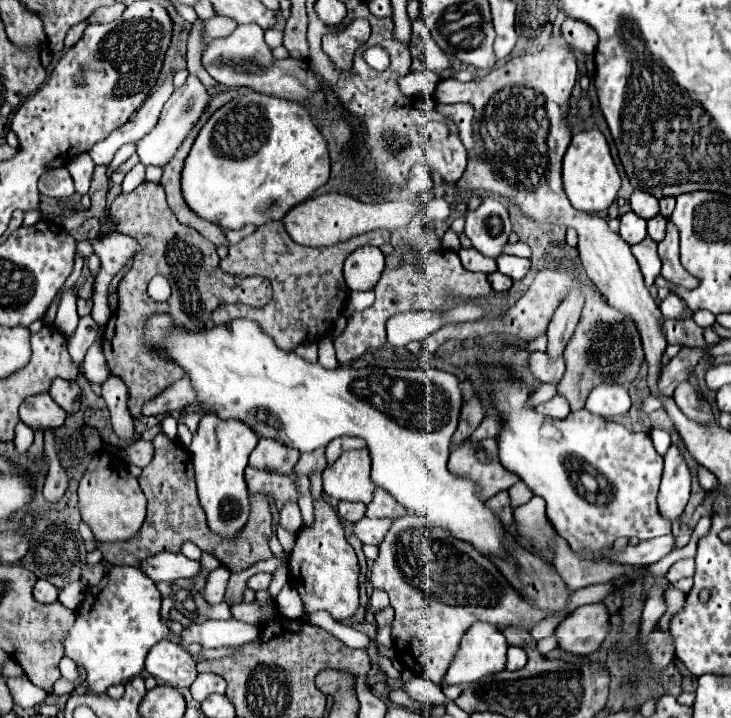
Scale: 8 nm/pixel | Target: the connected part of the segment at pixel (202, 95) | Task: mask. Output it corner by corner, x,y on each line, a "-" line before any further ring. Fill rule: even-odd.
189,74
187,82
181,88
177,88
171,94
171,98
165,102
157,126
143,140
137,142
137,156
141,164
165,166
167,160
171,160
171,156
175,154
175,148
179,148
179,142
185,140
187,130
191,130
191,124
195,124
195,120
199,120
199,116
203,114
203,108
207,108
207,100
209,100
209,94
201,84
201,80
195,74

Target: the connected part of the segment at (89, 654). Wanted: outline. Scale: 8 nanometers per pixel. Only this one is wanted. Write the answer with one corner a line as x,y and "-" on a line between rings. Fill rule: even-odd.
113,566
111,574
107,574
97,586
89,586
81,606
75,610
75,622
67,630
63,638
65,656
75,660
79,666
87,670
87,692
105,694
109,686
125,684
131,678
139,676
145,670
147,652
159,644
161,640
169,640
169,626
161,620
161,592
155,582
133,566

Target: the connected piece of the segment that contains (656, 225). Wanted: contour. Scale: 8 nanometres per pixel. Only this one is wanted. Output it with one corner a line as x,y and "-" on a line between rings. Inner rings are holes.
657,214
655,218
651,218
647,222
647,234
655,240
661,242
665,238
665,230
667,230
667,218
663,218
661,214

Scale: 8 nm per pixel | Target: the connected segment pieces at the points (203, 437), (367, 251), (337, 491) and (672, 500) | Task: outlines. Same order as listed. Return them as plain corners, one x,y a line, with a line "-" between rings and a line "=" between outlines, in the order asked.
207,412
203,414
189,446
189,452
193,454
199,502
207,514
209,528
221,536
235,536
239,528
243,528
243,522
249,518
249,490
243,472
257,442
259,436
251,432
251,428
241,420
223,420
217,414
=
361,246
345,260
345,282
351,290
371,290
385,268
385,256
375,246
=
367,448
355,450
355,452
345,452
335,464
331,464
323,470
323,492
335,500
369,504
373,490
375,490
375,484
371,482
369,472
371,472
371,458
369,458
=
671,444
665,454
665,470
659,490
659,512
669,520
675,520
683,514
683,508
689,500
691,476
685,464
685,458
677,444

